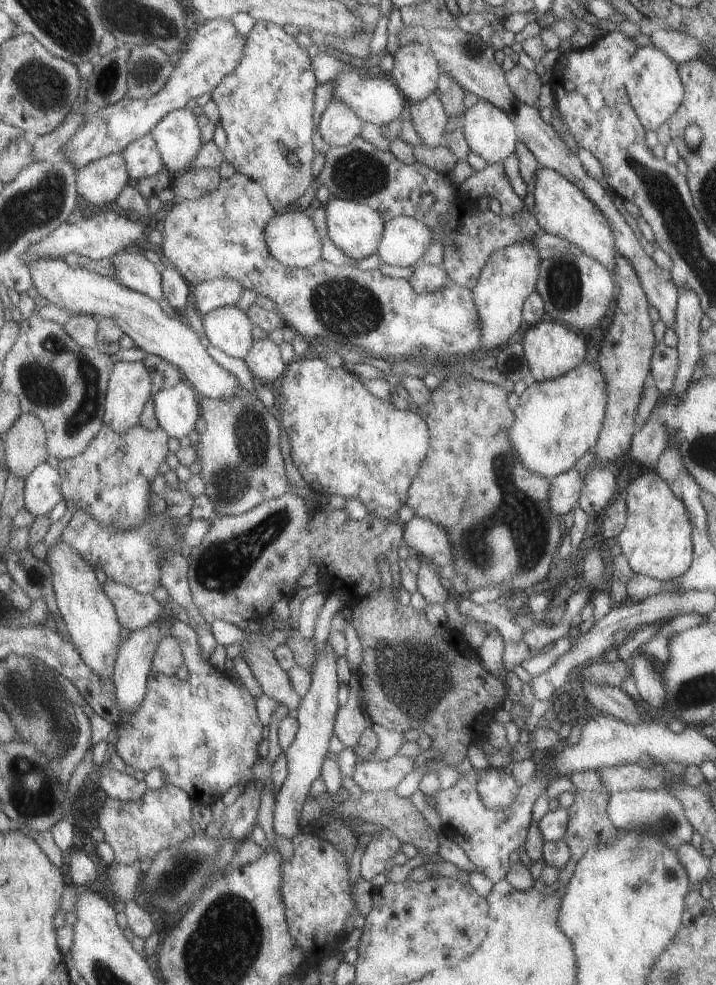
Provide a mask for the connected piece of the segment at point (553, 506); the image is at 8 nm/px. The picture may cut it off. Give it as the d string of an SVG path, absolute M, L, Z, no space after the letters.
M572 469L550 479L547 490L549 514L553 514L553 518L559 518L576 507L581 488L583 488L583 476Z

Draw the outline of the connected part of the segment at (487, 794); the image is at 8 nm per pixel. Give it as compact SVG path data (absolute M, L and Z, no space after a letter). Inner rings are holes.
M488 766L477 771L476 791L487 810L507 809L519 796L519 788L511 775L501 769Z

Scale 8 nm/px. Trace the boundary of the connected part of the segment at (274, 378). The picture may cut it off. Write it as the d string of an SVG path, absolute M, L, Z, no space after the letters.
M265 336L254 342L251 352L244 360L254 380L266 385L278 384L284 376L288 364L281 358L281 348Z

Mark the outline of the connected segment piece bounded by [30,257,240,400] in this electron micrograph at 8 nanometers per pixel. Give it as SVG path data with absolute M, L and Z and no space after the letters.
M63 257L37 260L30 265L30 269L34 287L49 303L71 310L75 314L114 318L117 324L121 325L121 330L124 330L141 350L161 356L180 367L183 377L198 390L201 397L225 400L239 394L237 376L211 358L207 348L199 340L201 334L193 330L183 317L171 318L157 299L123 286L116 278L109 278L87 268L69 266Z

